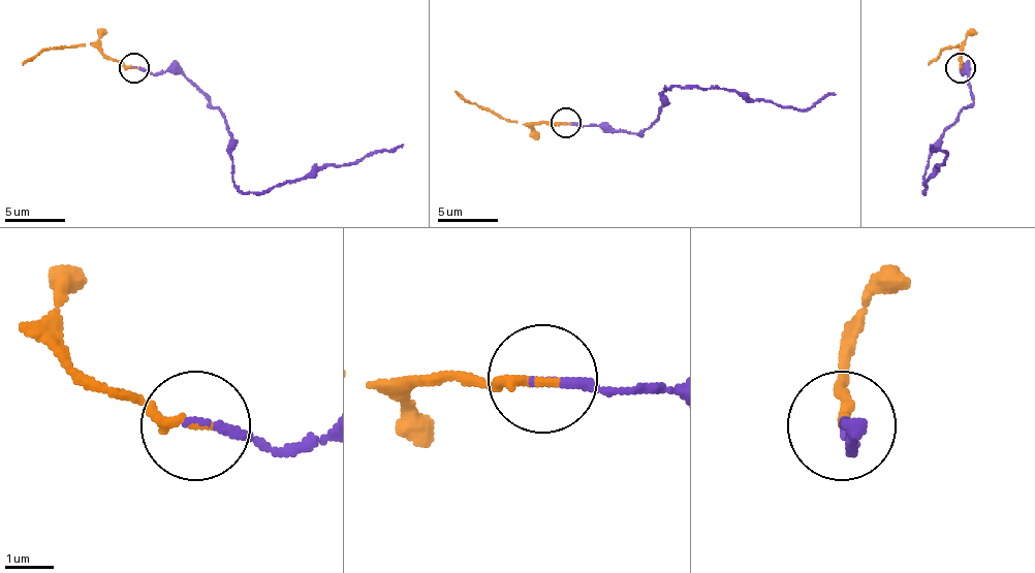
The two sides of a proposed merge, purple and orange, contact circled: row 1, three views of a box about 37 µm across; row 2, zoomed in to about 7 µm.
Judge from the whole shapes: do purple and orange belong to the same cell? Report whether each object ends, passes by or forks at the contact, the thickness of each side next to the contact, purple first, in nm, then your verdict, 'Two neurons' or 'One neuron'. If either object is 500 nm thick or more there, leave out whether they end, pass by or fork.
At the ring purple ends. At the ring orange ends. Thickness 170 nm (purple) against 190 nm. One neuron

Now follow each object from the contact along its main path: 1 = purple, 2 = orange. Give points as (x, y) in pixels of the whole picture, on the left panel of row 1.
1: (134, 67), (152, 73), (179, 70), (224, 115), (233, 181), (245, 193), (269, 193), (320, 169), (404, 145)
2: (134, 67), (107, 58), (89, 43), (44, 50), (24, 64)

